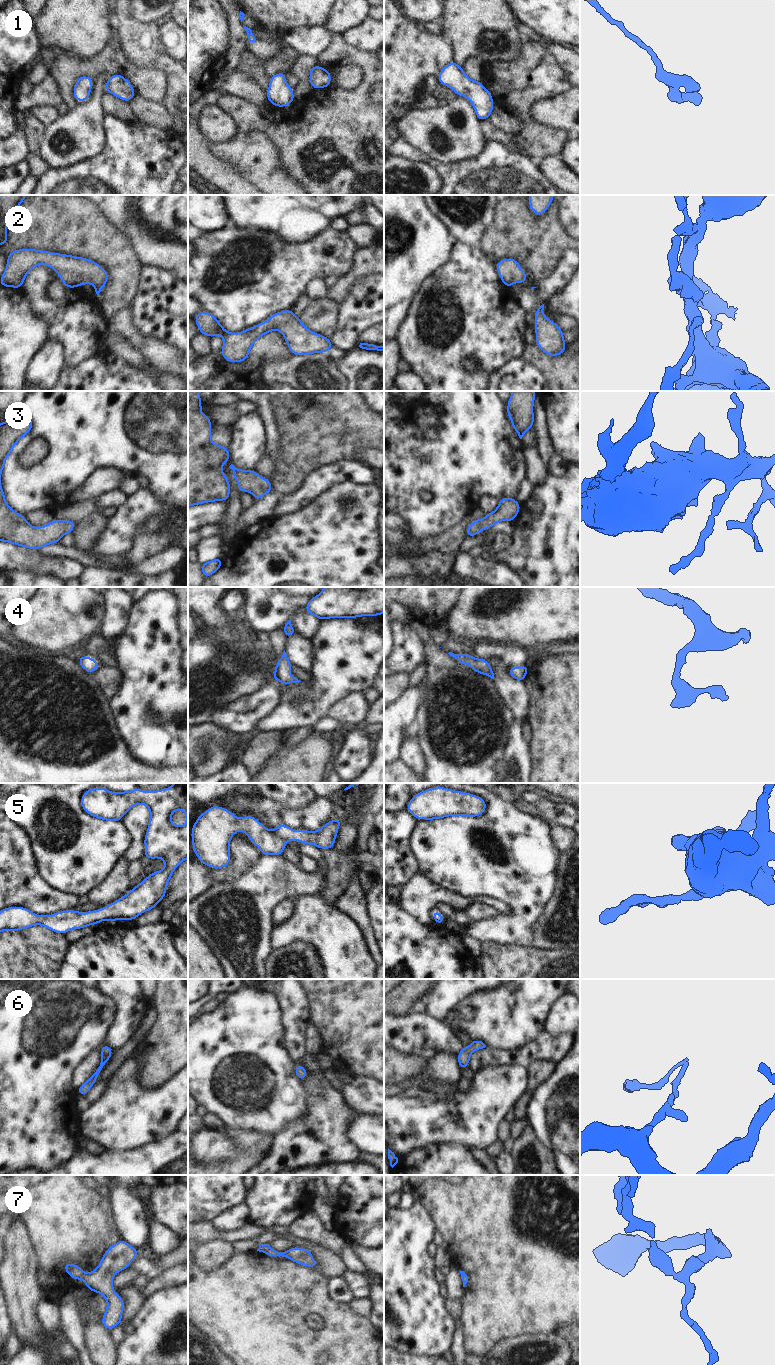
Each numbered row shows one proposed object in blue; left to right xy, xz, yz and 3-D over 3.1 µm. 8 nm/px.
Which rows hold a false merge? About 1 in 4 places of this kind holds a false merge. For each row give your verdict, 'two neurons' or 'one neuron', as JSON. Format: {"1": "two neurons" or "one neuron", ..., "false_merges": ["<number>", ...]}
{"1": "one neuron", "2": "one neuron", "3": "one neuron", "4": "one neuron", "5": "one neuron", "6": "one neuron", "7": "one neuron", "false_merges": []}

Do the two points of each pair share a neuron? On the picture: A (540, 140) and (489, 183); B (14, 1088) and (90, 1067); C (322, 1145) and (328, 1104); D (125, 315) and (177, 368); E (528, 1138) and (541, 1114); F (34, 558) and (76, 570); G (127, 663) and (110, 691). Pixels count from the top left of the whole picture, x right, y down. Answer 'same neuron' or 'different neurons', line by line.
A: different neurons
B: different neurons
C: same neuron
D: same neuron
E: different neurons
F: same neuron
G: different neurons

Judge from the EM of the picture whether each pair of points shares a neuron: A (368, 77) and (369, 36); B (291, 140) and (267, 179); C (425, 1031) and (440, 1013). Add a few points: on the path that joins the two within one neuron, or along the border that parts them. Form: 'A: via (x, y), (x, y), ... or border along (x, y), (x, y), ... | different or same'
A: border along (347, 42), (362, 50), (373, 52) | different
B: border along (268, 139), (277, 151), (279, 166), (293, 179) | different
C: border along (426, 1011), (443, 1023) | different

